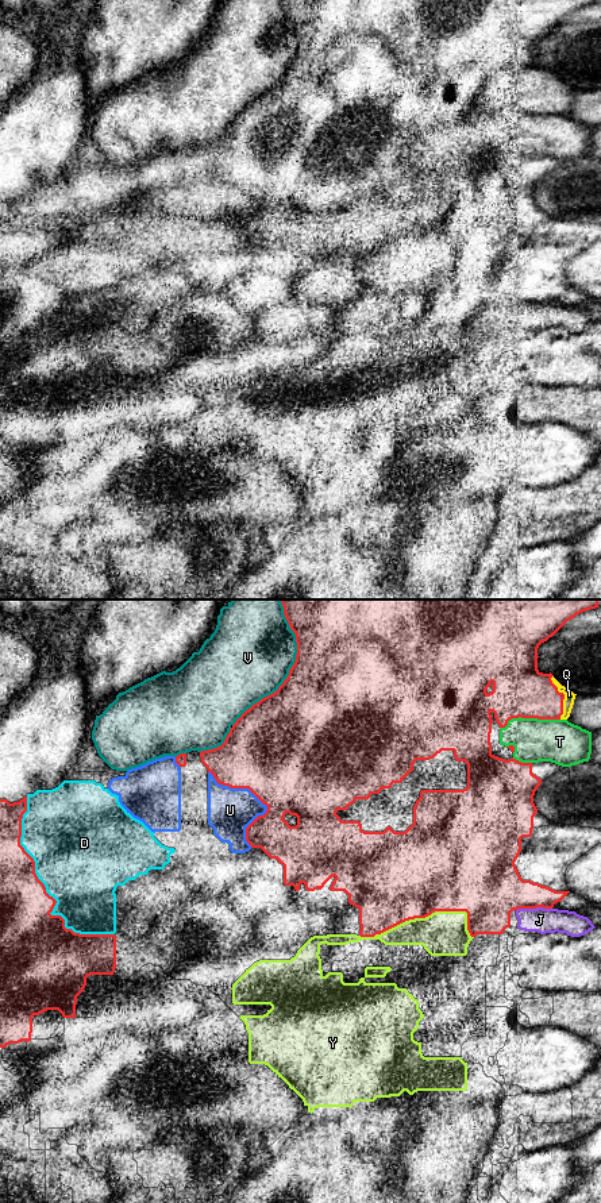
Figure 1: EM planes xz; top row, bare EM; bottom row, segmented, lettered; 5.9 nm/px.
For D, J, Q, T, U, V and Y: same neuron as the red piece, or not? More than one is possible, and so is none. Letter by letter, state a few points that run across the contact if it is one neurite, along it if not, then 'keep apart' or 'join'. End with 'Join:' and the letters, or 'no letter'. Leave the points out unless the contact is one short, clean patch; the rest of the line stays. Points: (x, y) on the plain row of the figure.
D: keep apart
J: keep apart
Q: keep apart
T: keep apart
U: keep apart
V: keep apart
Y: keep apart
Join: no letter

